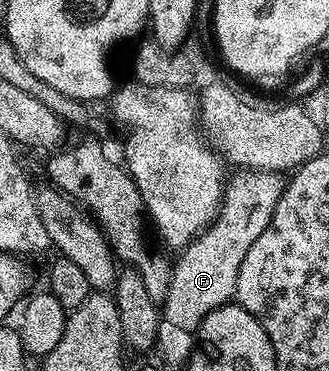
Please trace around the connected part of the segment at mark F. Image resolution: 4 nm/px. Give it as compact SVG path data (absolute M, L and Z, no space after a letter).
M242 169L226 181L216 220L190 246L180 251L178 258L181 259L173 262L173 279L163 303L166 327L196 332L203 319L215 312L215 308L228 306L234 301L243 256L247 256L251 244L259 240L263 228L271 224L275 204L279 204L285 184L286 179L271 170Z

